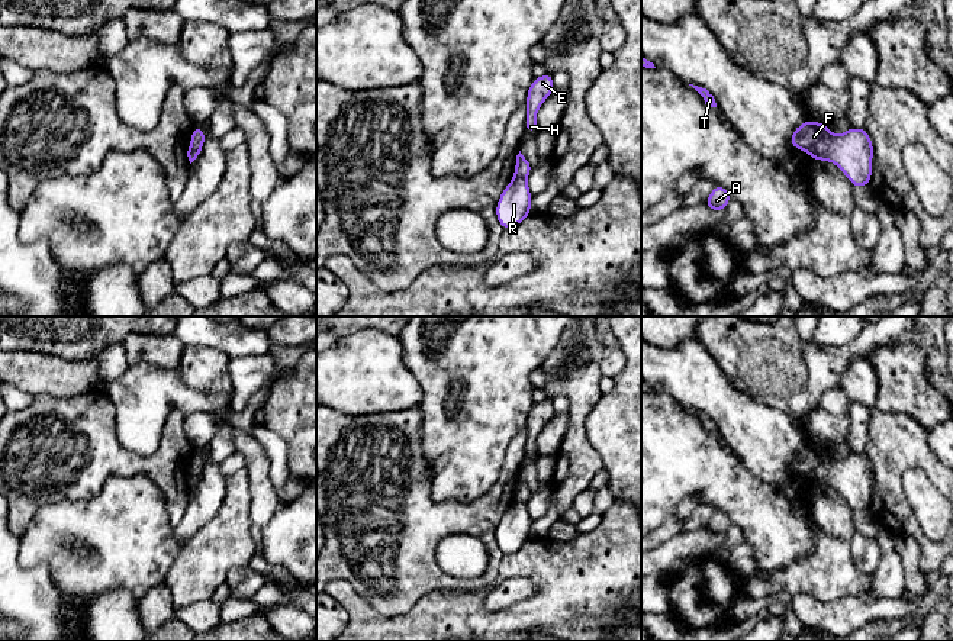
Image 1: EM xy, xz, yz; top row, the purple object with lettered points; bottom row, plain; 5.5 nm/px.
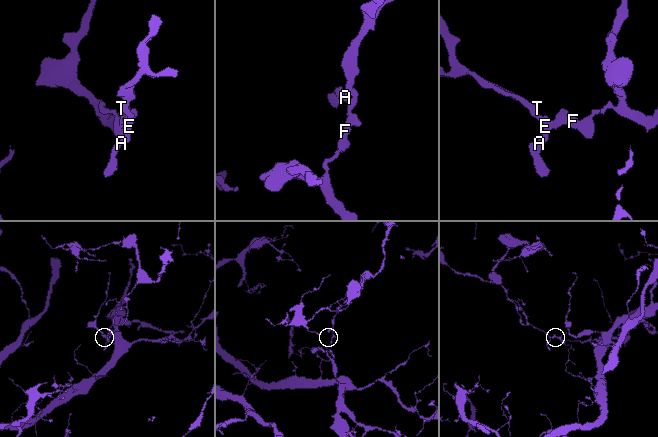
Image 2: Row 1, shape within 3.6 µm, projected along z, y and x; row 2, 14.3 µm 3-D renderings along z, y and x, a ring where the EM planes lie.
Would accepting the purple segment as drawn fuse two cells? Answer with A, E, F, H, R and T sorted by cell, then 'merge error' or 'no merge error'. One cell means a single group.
A E F H T / R; merge error

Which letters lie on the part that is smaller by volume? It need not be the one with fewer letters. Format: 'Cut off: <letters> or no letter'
Cut off: A, E, F, H, T

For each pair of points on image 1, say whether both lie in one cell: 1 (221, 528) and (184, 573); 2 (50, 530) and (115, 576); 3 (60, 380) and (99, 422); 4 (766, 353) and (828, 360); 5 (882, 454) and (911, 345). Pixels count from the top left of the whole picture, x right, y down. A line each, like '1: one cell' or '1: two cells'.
1: one cell
2: one cell
3: two cells
4: one cell
5: two cells

